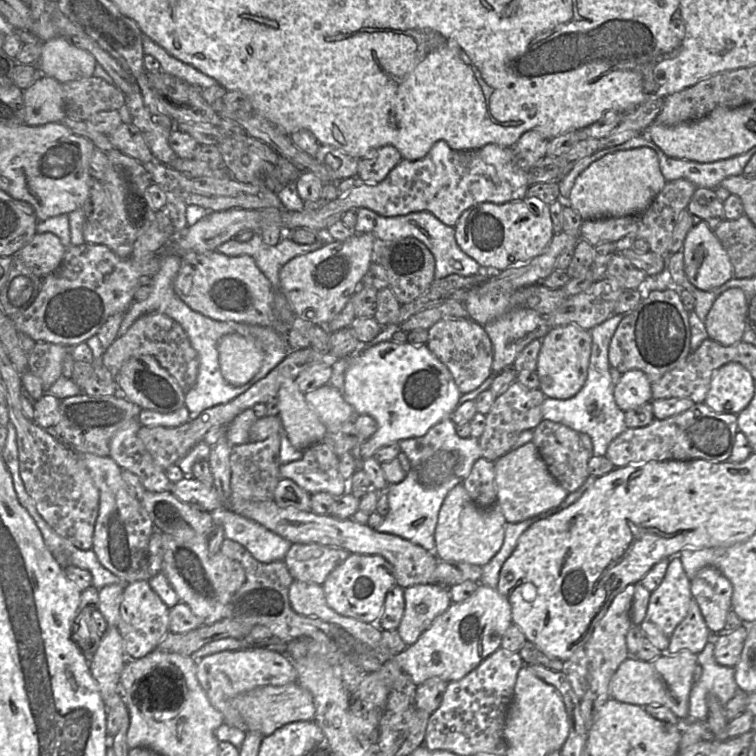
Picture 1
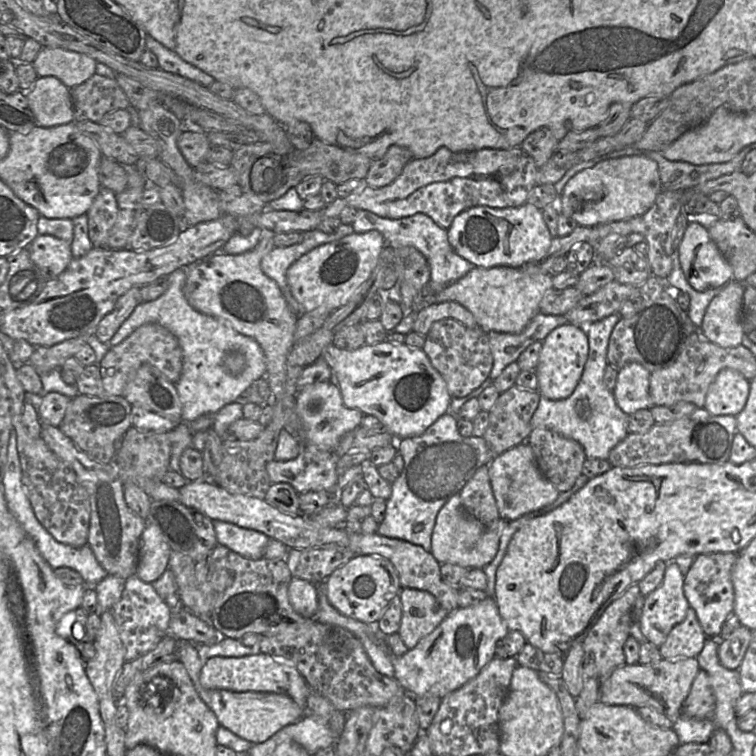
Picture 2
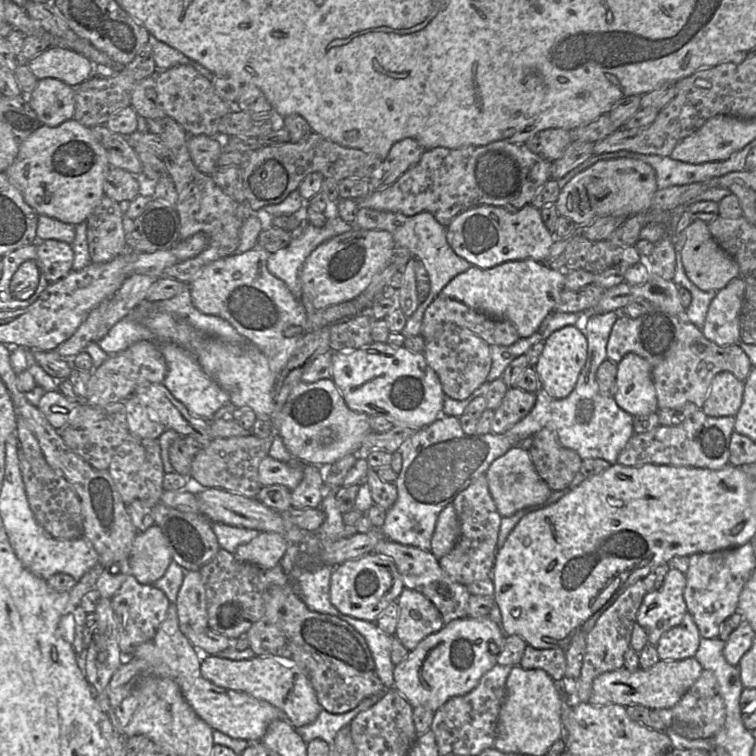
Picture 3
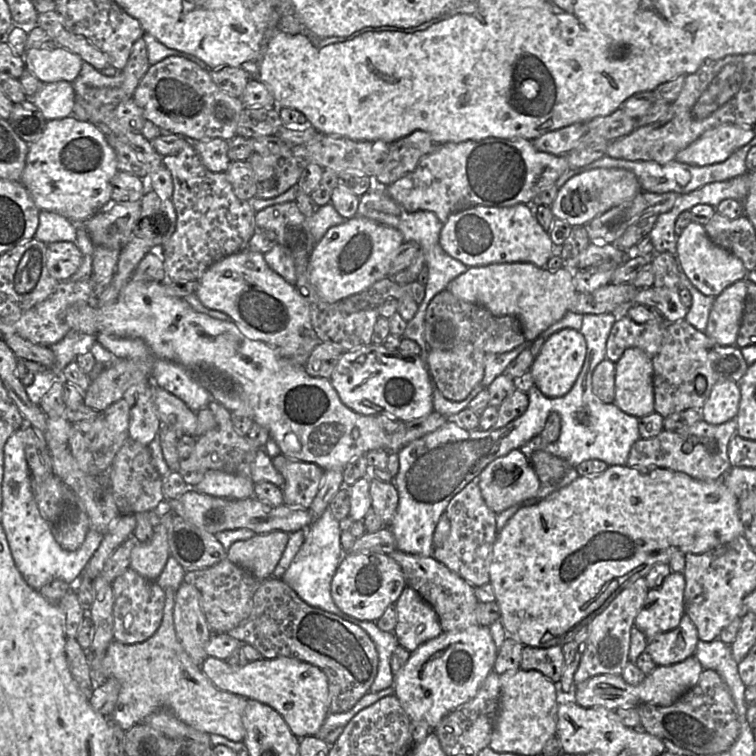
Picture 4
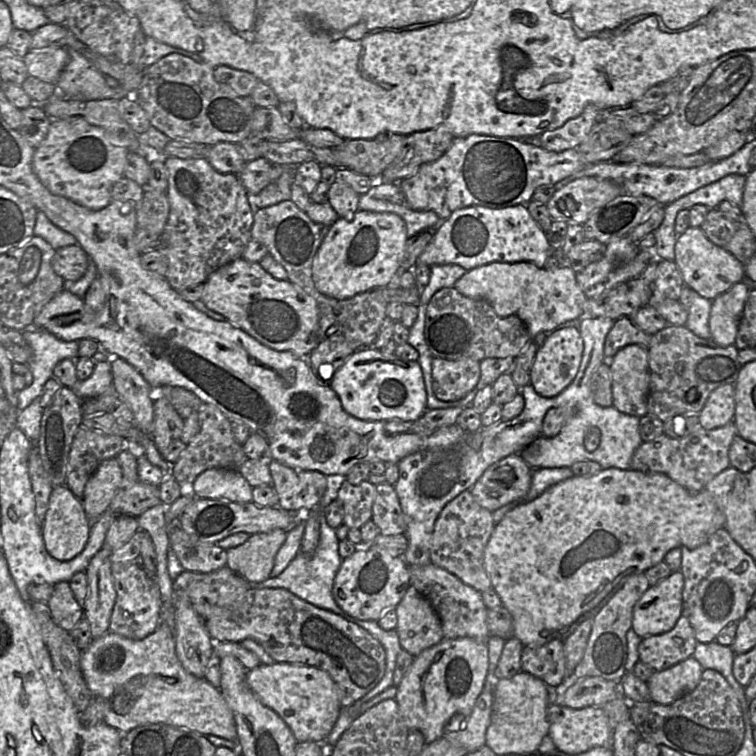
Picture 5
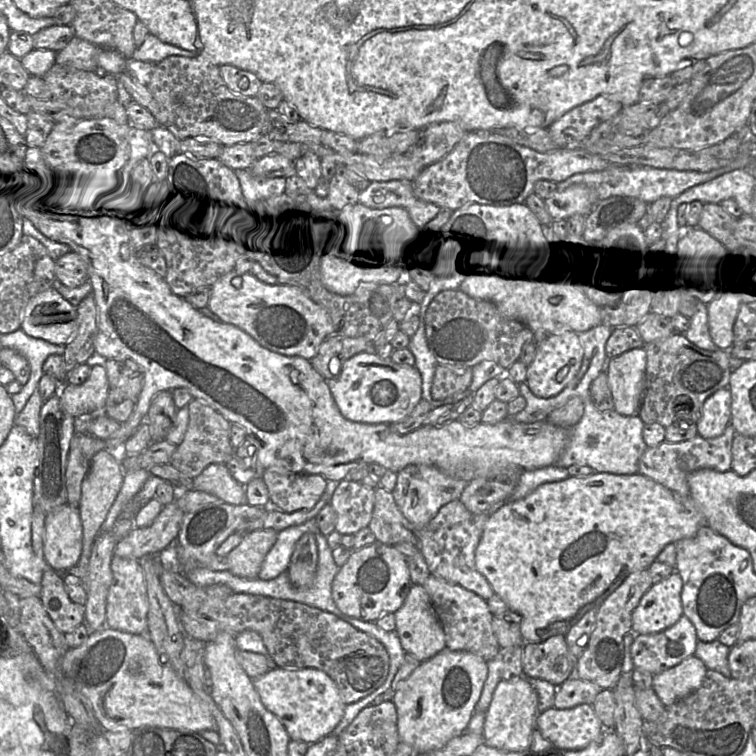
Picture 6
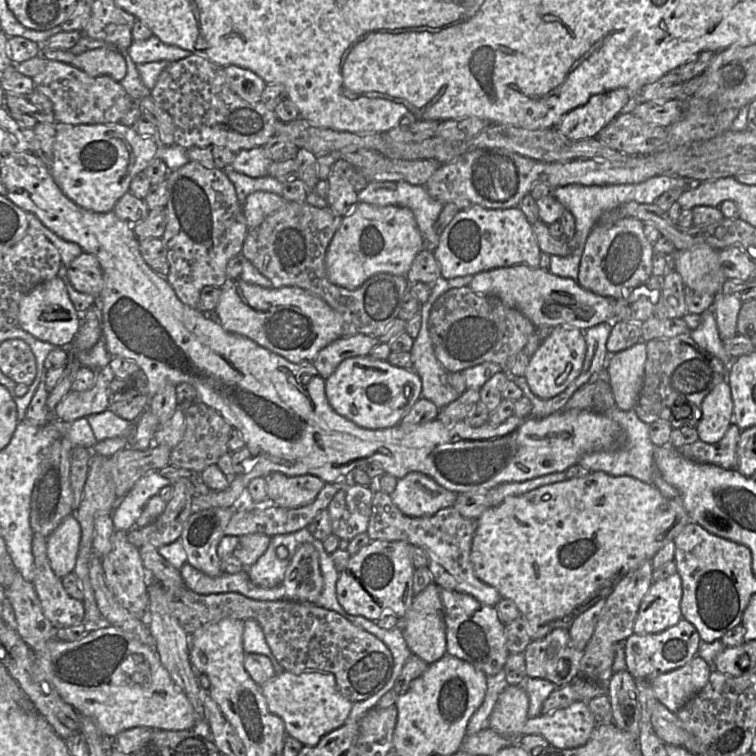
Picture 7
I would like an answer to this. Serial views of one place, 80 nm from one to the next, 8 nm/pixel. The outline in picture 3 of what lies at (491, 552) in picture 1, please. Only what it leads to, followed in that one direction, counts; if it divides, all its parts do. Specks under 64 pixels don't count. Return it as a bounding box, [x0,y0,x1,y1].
[431,502,459,560]

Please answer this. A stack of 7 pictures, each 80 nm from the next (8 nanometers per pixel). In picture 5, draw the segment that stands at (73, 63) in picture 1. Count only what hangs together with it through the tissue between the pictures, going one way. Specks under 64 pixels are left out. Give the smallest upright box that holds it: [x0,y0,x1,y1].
[23,48,69,85]

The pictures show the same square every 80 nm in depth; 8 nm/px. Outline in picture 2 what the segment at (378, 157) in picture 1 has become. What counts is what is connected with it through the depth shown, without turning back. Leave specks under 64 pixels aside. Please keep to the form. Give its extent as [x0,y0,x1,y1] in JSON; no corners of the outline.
[363,145,413,188]

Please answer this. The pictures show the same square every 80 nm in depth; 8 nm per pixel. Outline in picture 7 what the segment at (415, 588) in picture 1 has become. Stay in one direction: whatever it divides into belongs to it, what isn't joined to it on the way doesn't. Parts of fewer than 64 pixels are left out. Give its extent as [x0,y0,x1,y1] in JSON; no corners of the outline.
[399,582,446,665]

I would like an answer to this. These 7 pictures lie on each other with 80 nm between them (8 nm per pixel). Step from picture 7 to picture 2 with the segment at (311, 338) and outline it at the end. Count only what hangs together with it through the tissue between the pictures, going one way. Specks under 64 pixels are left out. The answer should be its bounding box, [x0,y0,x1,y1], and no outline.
[183,229,298,396]

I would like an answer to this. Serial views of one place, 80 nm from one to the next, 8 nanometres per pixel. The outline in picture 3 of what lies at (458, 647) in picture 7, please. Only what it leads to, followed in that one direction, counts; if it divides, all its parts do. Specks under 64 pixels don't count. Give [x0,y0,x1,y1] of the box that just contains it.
[373,538,471,624]

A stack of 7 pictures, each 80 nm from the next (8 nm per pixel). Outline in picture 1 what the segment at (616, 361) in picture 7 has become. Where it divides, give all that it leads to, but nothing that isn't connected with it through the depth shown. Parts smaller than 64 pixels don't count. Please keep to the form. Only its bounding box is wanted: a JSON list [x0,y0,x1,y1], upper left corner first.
[614,370,652,412]

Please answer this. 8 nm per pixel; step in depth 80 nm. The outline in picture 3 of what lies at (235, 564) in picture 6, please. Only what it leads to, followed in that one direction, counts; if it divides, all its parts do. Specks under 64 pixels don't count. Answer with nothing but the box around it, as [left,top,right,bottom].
[234,532,289,569]

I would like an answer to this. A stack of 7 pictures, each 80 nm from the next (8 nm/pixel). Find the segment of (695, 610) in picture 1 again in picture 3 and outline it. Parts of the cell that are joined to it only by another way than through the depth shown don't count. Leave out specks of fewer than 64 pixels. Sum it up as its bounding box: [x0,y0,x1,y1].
[656,612,700,660]

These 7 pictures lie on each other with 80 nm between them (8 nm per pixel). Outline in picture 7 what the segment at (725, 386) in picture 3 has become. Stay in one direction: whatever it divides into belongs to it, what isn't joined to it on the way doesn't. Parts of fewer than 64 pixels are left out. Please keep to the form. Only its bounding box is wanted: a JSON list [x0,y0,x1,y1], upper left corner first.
[696,381,733,444]

